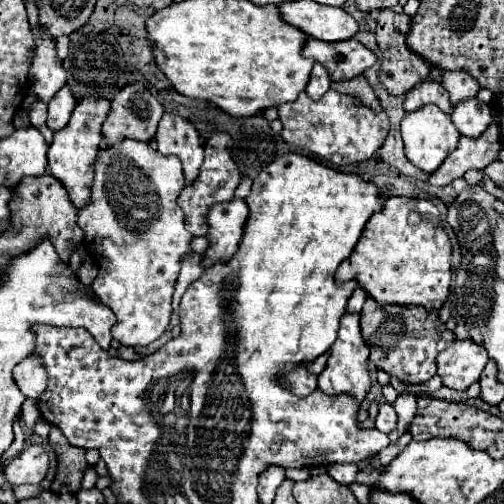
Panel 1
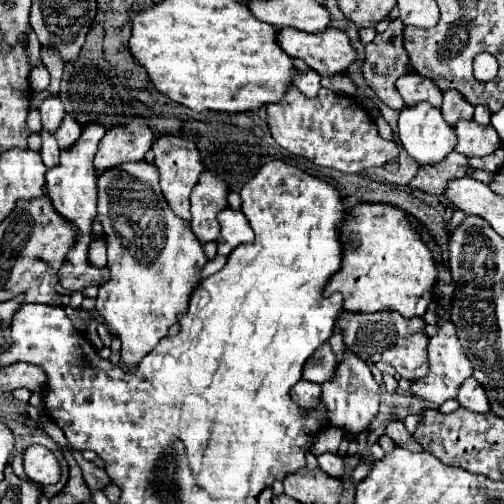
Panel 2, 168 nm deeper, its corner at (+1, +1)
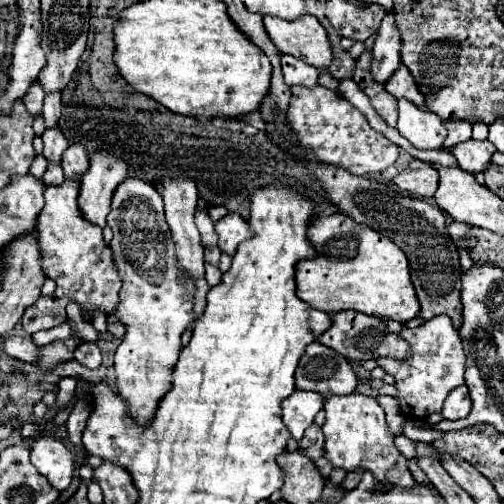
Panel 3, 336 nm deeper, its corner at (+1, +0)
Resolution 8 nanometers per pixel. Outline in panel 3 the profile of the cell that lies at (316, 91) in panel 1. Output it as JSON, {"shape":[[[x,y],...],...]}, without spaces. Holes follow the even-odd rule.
{"shape":[[[282,54],[282,72],[284,72],[284,82],[288,86],[302,84],[306,88],[314,88],[318,82],[318,68],[306,64],[290,54]]]}

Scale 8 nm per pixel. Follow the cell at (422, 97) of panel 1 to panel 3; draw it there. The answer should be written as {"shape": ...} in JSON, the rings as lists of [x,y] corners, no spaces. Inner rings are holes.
{"shape":[[[400,64],[400,68],[388,78],[386,82],[386,90],[394,96],[394,98],[406,98],[412,104],[416,104],[418,108],[424,108],[424,96],[420,94],[418,86],[414,84],[414,78],[410,76],[410,72],[406,70],[406,66]]]}

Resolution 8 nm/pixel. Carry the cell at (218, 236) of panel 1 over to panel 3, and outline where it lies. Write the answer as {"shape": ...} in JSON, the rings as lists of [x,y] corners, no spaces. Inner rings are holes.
{"shape":[[[234,212],[226,214],[222,220],[216,222],[216,234],[218,234],[218,248],[230,256],[236,254],[236,248],[242,240],[248,240],[254,236],[246,220]]]}

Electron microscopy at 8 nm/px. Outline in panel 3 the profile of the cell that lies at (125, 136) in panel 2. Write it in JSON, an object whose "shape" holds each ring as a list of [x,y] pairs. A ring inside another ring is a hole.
{"shape":[[[96,152],[90,158],[90,170],[80,182],[78,210],[84,220],[94,226],[106,226],[106,216],[110,212],[110,198],[118,184],[126,178],[128,164],[114,158],[110,152]]]}

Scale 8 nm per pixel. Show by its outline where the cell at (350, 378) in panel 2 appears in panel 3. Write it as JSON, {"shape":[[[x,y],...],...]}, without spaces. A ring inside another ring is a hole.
{"shape":[[[348,394],[348,396],[336,396],[328,398],[324,404],[326,410],[326,422],[322,426],[326,434],[326,444],[324,444],[324,456],[334,468],[342,468],[344,472],[354,472],[358,468],[368,470],[376,478],[376,490],[386,488],[414,488],[416,482],[406,466],[404,454],[394,446],[394,434],[388,430],[386,424],[386,414],[382,406],[368,396],[362,394]]]}

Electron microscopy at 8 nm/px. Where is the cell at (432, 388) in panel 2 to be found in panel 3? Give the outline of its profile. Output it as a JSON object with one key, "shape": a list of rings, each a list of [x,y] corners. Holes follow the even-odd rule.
{"shape":[[[434,316],[432,320],[420,324],[414,330],[402,330],[400,336],[410,344],[410,356],[406,360],[376,358],[378,366],[394,376],[394,386],[398,388],[396,400],[400,412],[412,420],[424,420],[426,416],[440,412],[446,396],[464,384],[464,348],[458,338],[458,330],[452,326],[450,318]]]}

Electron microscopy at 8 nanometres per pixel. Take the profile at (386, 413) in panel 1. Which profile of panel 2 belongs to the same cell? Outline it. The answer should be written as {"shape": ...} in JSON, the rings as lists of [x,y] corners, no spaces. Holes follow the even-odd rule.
{"shape":[[[400,419],[390,421],[390,423],[386,425],[386,435],[390,435],[390,439],[392,439],[394,443],[398,443],[400,447],[406,447],[406,449],[410,449],[410,451],[420,451],[420,449],[422,449],[422,447],[414,441],[414,437],[404,429],[404,425],[402,425]]]}

